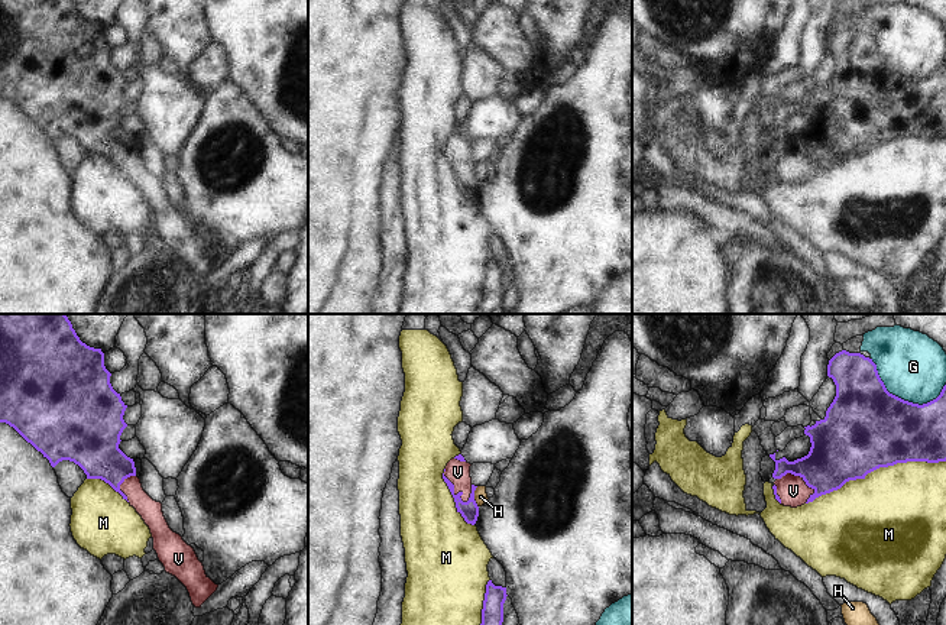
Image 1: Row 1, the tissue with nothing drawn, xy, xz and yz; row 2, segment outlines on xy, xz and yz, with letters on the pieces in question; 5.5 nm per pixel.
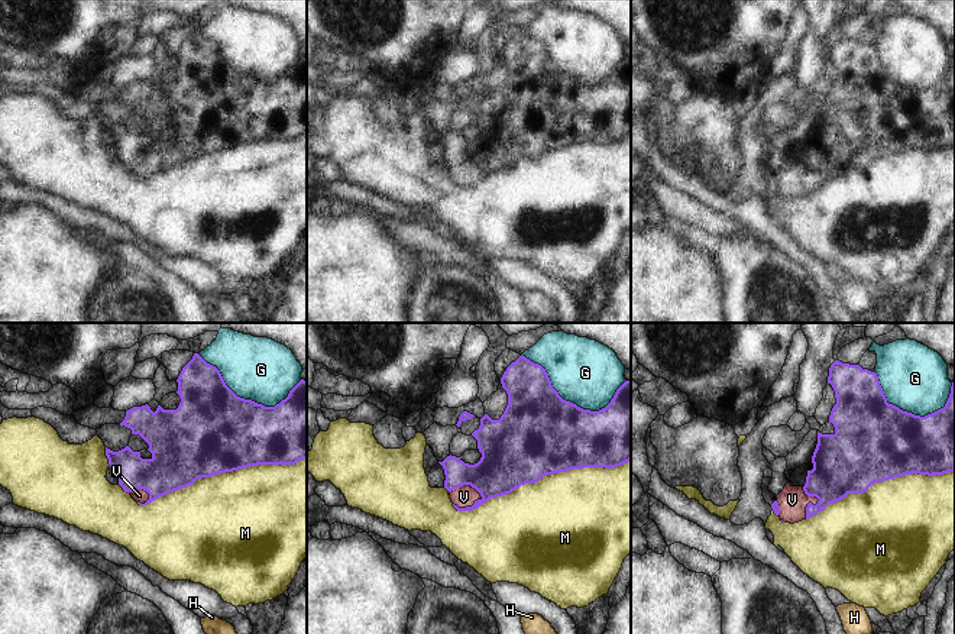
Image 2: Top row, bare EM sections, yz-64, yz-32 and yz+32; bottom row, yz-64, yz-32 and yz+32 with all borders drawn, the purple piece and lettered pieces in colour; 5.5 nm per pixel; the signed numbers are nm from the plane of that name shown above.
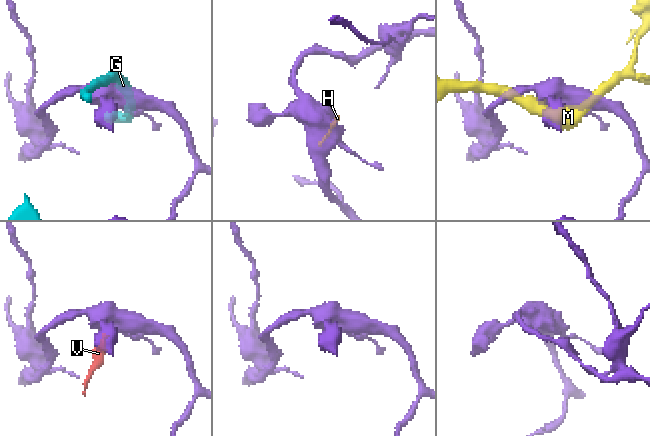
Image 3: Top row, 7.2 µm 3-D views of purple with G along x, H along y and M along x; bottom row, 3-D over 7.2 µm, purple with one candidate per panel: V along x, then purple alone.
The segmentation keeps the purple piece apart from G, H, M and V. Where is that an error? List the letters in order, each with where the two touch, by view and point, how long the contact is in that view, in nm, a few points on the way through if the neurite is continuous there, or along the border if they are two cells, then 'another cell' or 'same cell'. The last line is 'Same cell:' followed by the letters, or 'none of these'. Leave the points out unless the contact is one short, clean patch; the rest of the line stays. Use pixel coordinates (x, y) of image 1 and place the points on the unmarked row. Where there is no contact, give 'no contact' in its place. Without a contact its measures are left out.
G: contact yz (900, 74); length 440 nm; another cell
H: contact xz (473, 172); length 120 nm; border xz (476, 162), (475, 178), (478, 183); another cell
M: contact yz (875, 145); length 800 nm; another cell
V: contact xz (453, 165); length 220 nm; way xz (469, 185), (453, 165), (457, 148); same cell
Same cell: V

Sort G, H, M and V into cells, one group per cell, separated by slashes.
G / H / M / V

